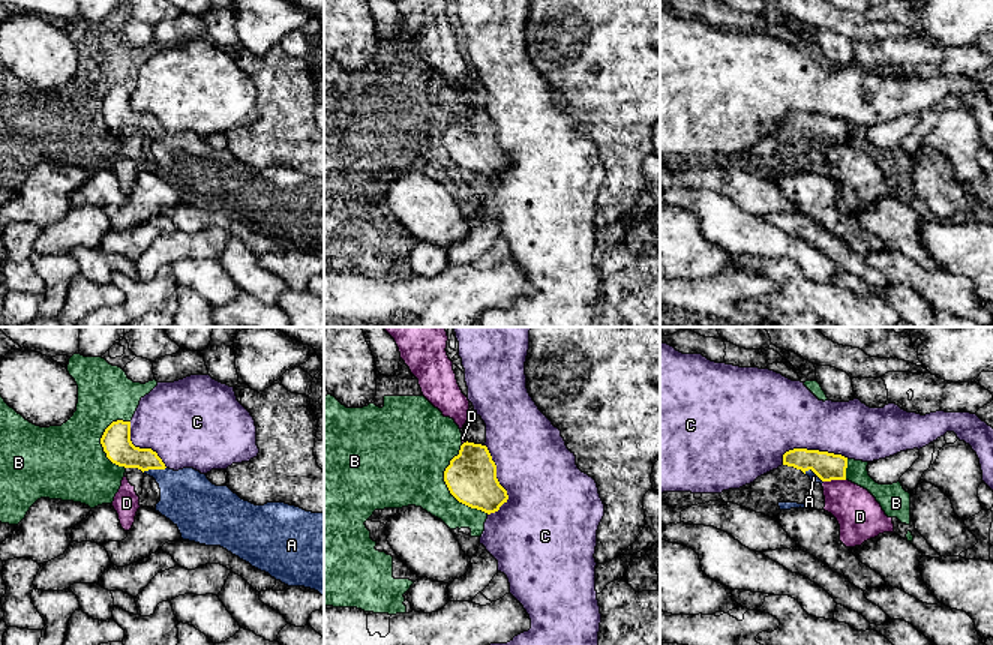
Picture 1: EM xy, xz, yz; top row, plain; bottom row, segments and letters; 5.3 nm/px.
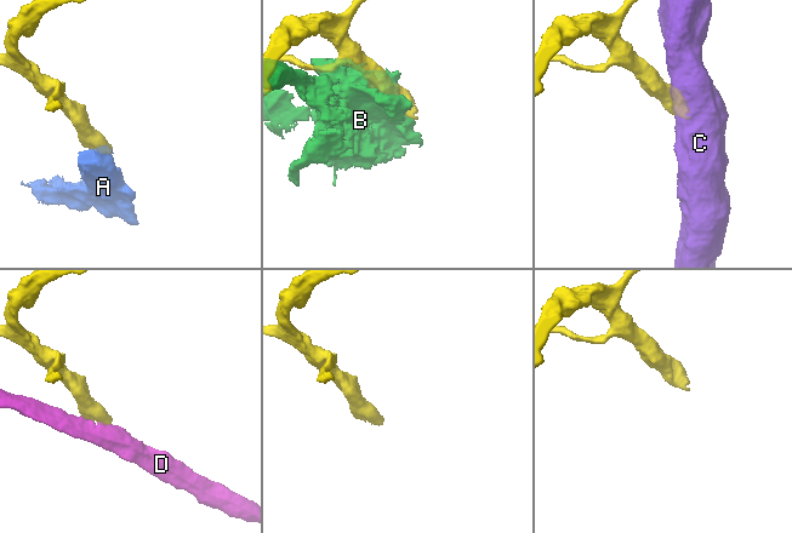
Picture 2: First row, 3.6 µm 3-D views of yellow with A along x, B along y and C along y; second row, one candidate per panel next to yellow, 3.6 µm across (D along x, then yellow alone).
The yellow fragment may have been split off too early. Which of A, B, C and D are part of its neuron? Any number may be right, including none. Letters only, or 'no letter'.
A

